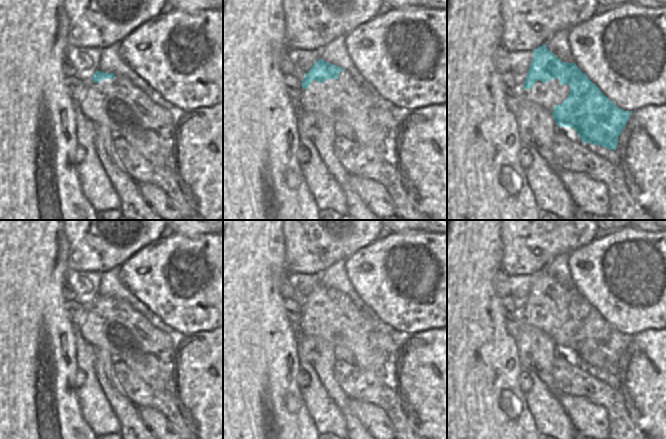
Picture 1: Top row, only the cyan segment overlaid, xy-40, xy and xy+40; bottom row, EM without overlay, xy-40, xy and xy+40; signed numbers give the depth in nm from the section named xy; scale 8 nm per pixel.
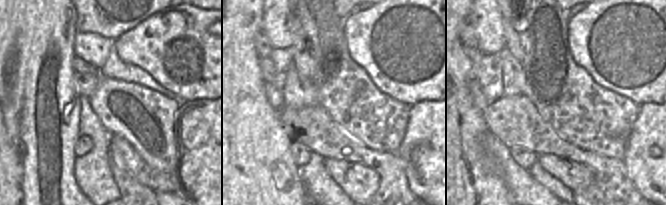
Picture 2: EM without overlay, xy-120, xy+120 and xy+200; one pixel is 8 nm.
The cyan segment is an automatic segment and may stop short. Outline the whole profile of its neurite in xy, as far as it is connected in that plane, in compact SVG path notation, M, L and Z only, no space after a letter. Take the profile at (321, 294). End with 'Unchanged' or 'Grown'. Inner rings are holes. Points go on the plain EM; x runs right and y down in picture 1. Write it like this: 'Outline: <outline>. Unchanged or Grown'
Outline: M319 283L304 300L302 313L307 313L314 304L323 307L327 303L339 303L338 298L343 295L341 291Z. Unchanged.

